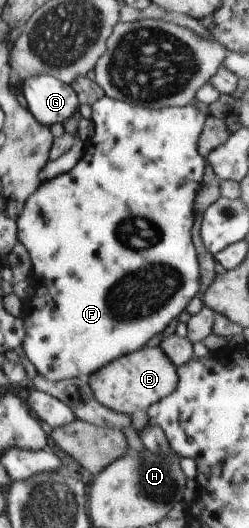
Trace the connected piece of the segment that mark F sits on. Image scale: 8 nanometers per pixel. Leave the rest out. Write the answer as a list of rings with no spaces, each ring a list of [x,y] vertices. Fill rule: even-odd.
[[[109,96],[92,105],[91,120],[95,127],[95,135],[86,142],[86,151],[82,160],[68,173],[63,173],[41,185],[41,188],[28,200],[25,212],[18,218],[20,242],[31,254],[33,271],[41,282],[37,284],[31,302],[25,304],[29,308],[23,315],[26,318],[28,338],[22,350],[27,354],[27,358],[33,361],[40,374],[53,382],[69,379],[84,382],[122,356],[147,347],[157,334],[163,334],[187,310],[187,306],[203,290],[202,264],[194,230],[199,213],[197,200],[200,199],[201,189],[205,186],[205,175],[208,171],[208,157],[200,151],[200,140],[208,123],[207,114],[203,114],[193,105],[156,109]],[[131,218],[149,218],[155,224],[123,224],[125,220],[131,220]]]

